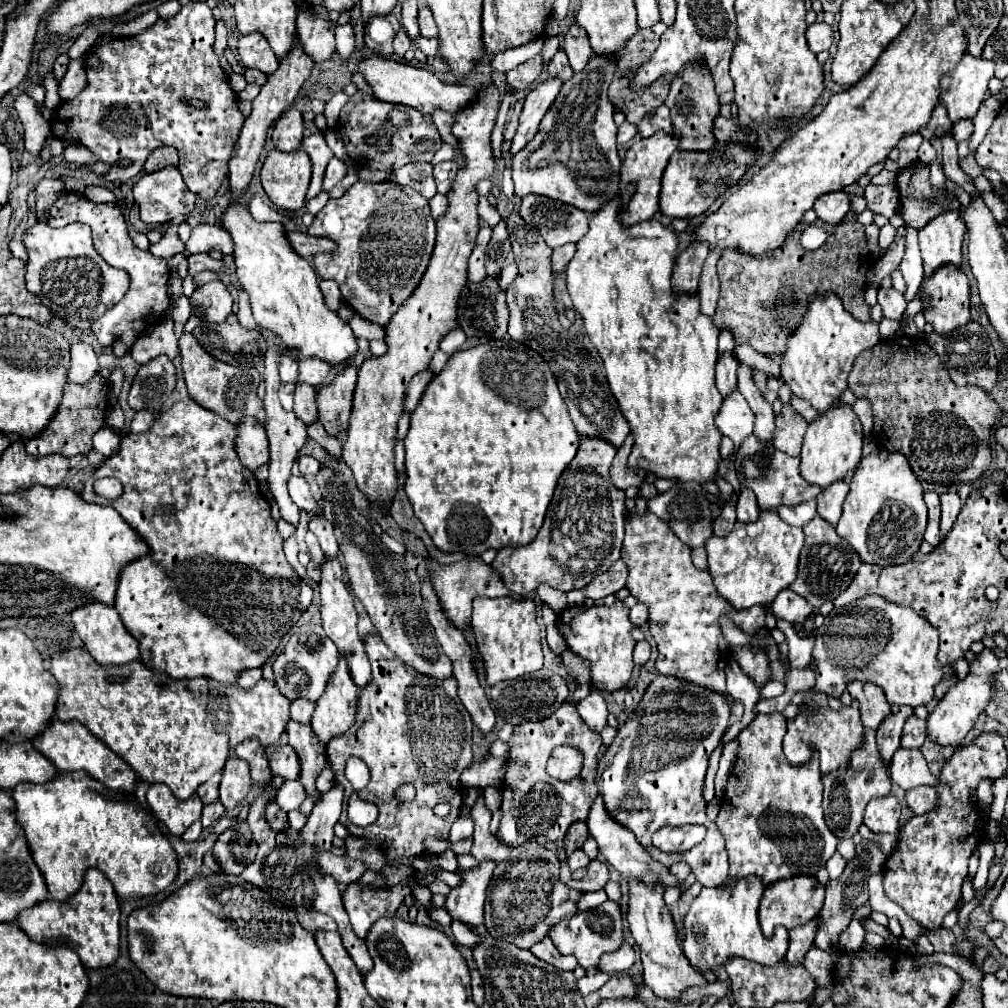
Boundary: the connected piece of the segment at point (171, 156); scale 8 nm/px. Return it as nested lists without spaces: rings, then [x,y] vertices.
[[[158,147],[152,151],[152,155],[148,157],[144,171],[146,173],[154,173],[166,165],[178,165],[178,151],[174,151],[174,147]]]

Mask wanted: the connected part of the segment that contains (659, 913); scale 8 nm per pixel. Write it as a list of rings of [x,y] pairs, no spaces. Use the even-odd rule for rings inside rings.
[[[630,879],[628,887],[630,887],[630,899],[628,899],[626,921],[630,925],[632,937],[636,939],[636,945],[640,947],[644,965],[642,979],[660,999],[676,1003],[680,1001],[680,993],[686,987],[706,985],[706,979],[690,967],[686,955],[682,953],[682,947],[676,941],[672,913],[664,903],[664,887],[646,887],[646,883],[638,879]]]

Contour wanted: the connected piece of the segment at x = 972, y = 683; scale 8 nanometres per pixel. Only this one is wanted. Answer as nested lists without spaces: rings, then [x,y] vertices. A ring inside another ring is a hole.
[[[984,647],[982,653],[976,655],[976,659],[970,663],[970,673],[966,679],[958,679],[956,685],[952,685],[948,689],[948,693],[938,701],[936,709],[932,711],[932,715],[928,717],[928,735],[942,743],[942,745],[958,745],[964,735],[974,727],[978,715],[988,707],[990,699],[994,697],[996,691],[996,671],[1000,671],[998,667],[998,657],[992,649]]]

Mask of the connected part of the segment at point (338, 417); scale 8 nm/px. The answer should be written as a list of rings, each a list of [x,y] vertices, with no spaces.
[[[350,363],[316,393],[318,420],[330,435],[348,429],[354,385],[356,385],[356,367]]]

